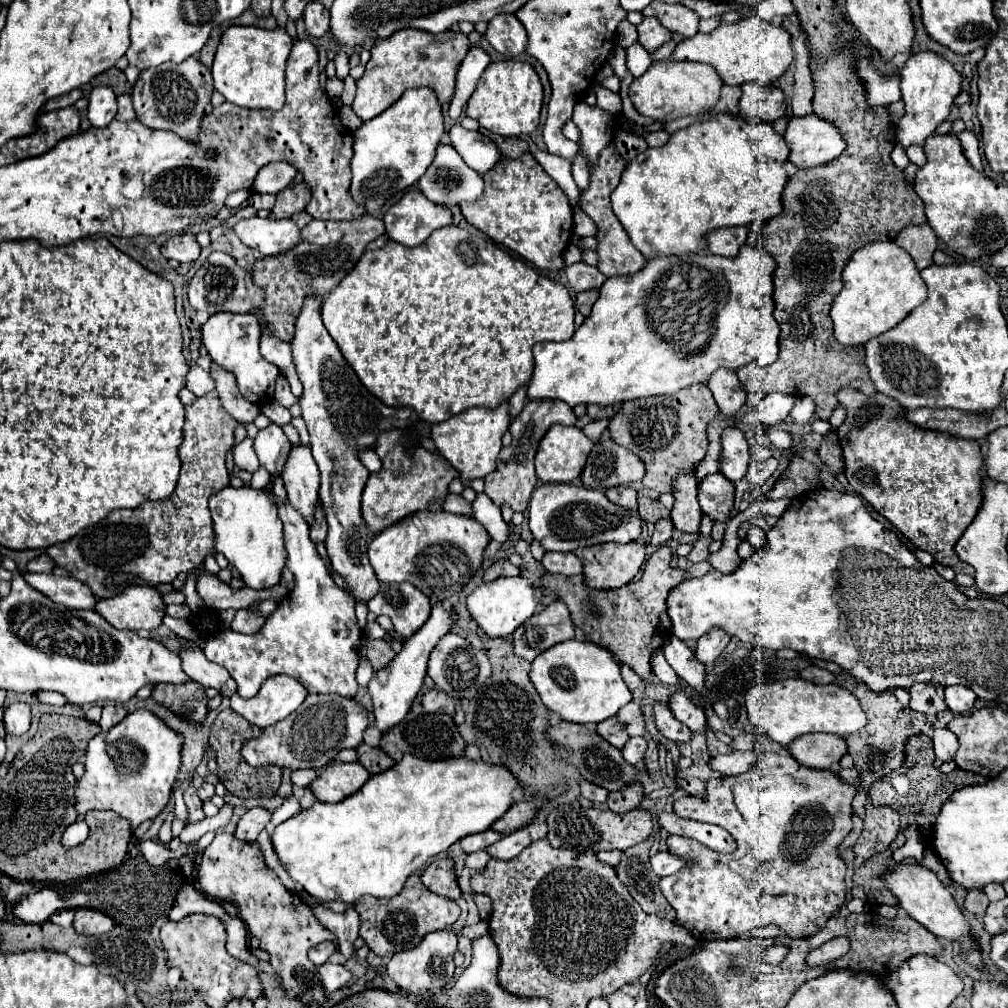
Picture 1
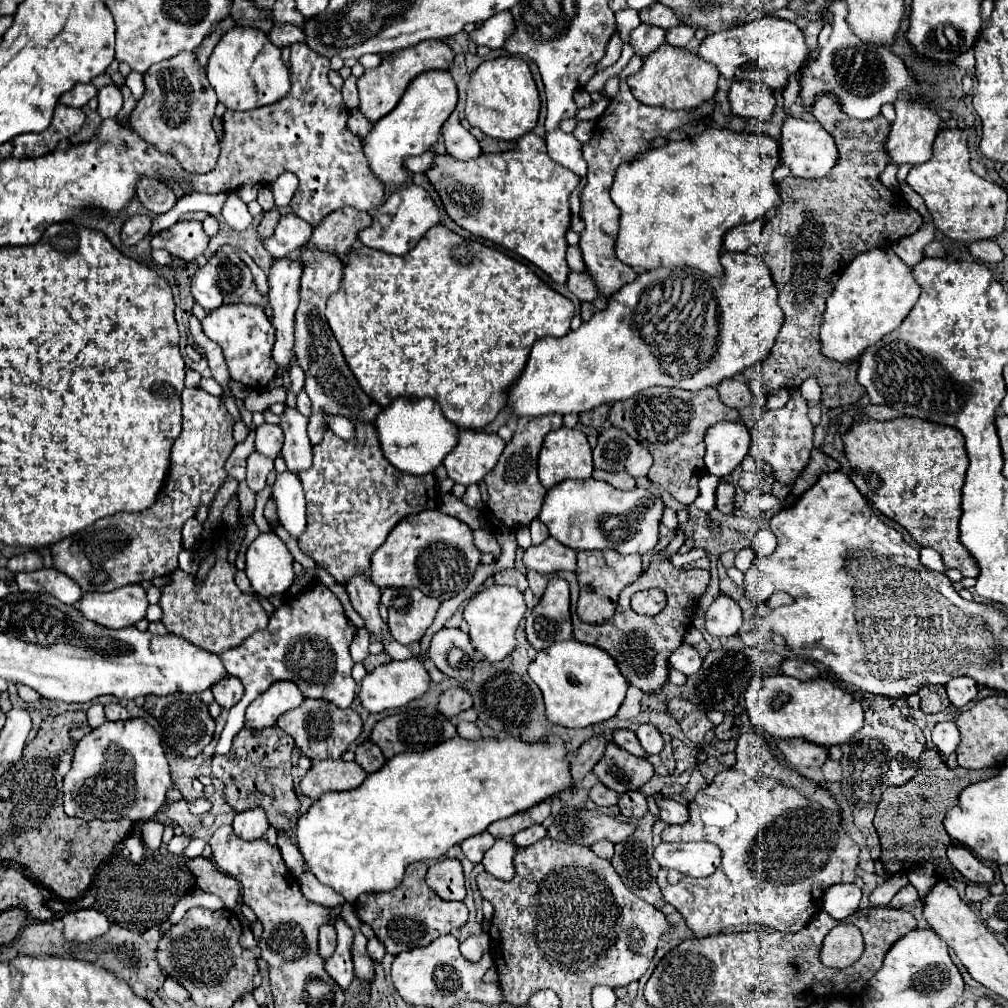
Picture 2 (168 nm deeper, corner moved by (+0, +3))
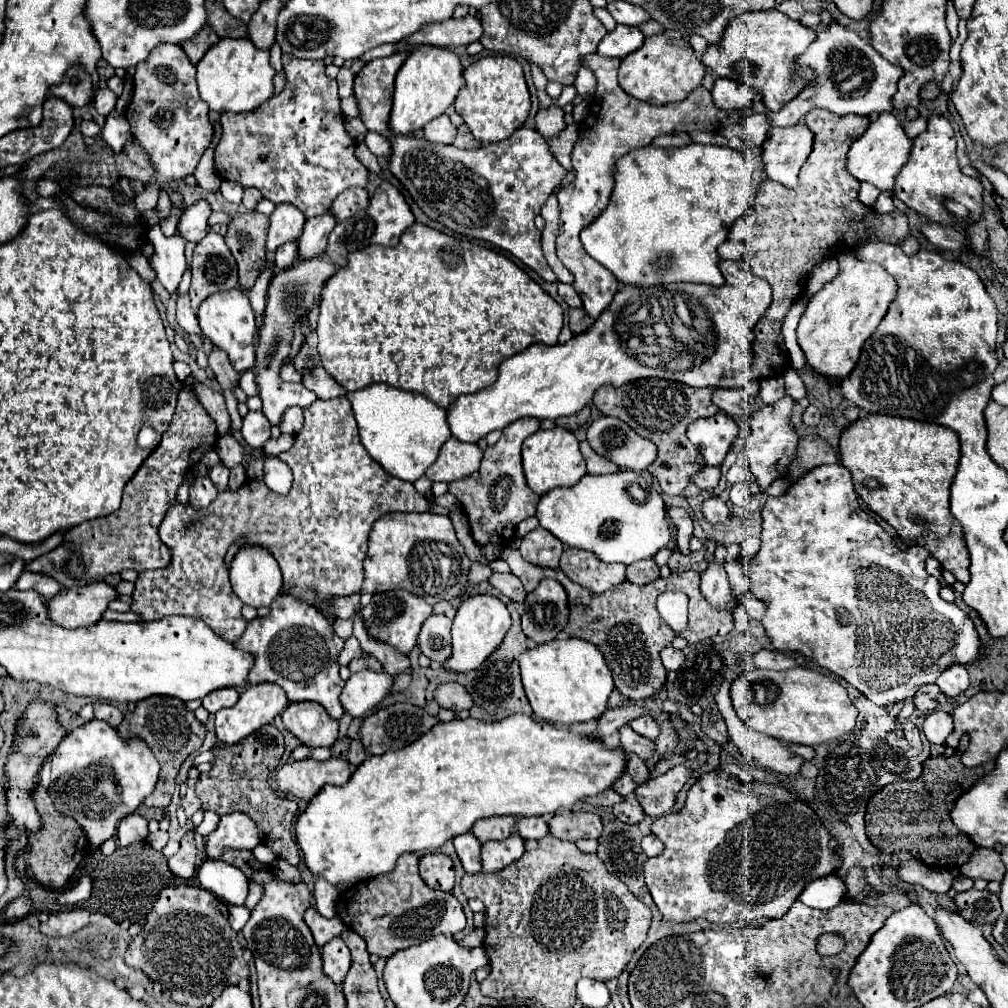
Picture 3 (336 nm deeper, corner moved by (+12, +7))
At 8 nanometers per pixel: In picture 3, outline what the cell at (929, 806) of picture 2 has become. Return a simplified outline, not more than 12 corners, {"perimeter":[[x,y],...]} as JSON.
{"perimeter":[[926,760],[918,780],[870,798],[866,834],[886,854],[936,870],[962,866],[976,844],[950,818],[992,770]]}

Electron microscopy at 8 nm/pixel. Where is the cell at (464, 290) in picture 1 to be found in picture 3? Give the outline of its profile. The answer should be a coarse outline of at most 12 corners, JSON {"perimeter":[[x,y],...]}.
{"perimeter":[[412,224],[326,282],[320,362],[448,408],[554,346],[510,258]]}

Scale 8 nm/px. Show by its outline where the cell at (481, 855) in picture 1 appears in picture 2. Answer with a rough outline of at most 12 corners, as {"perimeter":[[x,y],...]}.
{"perimeter":[[498,840],[482,858],[500,880],[514,876],[516,846]]}

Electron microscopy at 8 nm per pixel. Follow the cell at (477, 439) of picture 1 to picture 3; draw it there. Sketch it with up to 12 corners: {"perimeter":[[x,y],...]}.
{"perimeter":[[446,440],[426,470],[430,482],[452,482],[480,468],[476,444]]}

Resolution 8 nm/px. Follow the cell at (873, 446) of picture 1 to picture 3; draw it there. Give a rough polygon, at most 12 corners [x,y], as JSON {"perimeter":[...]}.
{"perimeter":[[866,414],[842,432],[858,496],[970,582],[950,514],[954,430]]}

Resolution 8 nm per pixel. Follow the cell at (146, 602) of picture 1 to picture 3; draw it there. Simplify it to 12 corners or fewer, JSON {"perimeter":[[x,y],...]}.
{"perimeter":[[106,582],[62,588],[46,602],[62,628],[92,626],[118,592]]}

